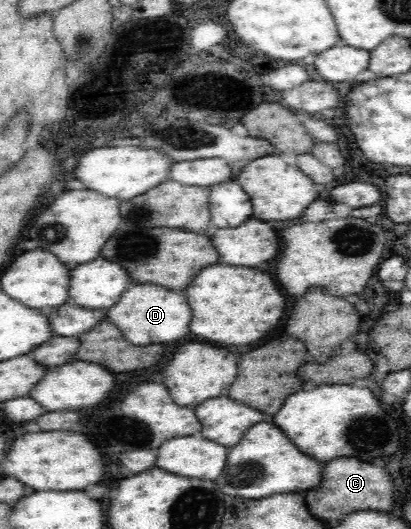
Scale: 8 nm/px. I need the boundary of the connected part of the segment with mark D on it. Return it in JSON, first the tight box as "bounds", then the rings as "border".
{"bounds":[108,284,192,345],"border":[[[136,284],[128,286],[122,293],[122,299],[108,309],[108,321],[112,321],[122,335],[132,345],[150,345],[158,343],[176,343],[190,333],[192,311],[184,295],[168,291],[160,285]]]}

